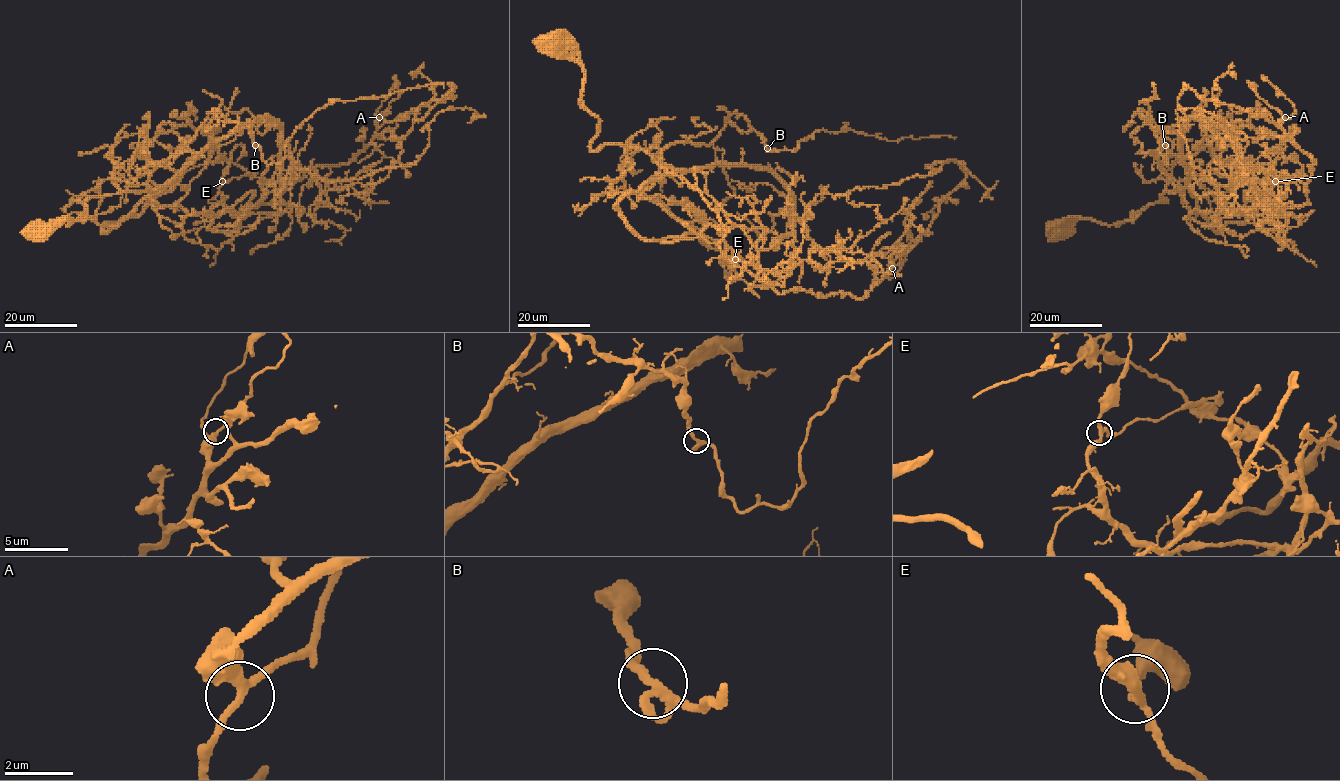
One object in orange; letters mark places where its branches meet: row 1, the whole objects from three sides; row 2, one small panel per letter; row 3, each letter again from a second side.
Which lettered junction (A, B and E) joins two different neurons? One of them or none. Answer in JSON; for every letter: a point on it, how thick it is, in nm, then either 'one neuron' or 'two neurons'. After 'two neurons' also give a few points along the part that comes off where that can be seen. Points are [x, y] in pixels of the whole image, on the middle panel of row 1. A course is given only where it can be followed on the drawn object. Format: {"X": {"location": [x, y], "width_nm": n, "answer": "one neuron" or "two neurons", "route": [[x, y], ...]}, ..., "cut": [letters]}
{"A": {"location": [892, 268], "width_nm": 280, "answer": "one neuron"}, "B": {"location": [767, 148], "width_nm": 240, "answer": "one neuron"}, "E": {"location": [735, 259], "width_nm": 280, "answer": "one neuron"}, "cut": []}

